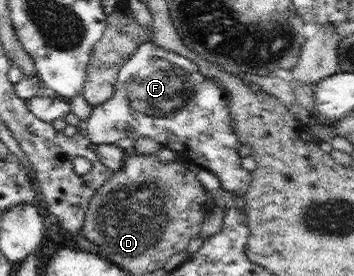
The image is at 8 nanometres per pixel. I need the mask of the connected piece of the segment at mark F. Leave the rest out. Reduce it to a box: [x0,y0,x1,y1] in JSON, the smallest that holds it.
[81,40,251,196]

